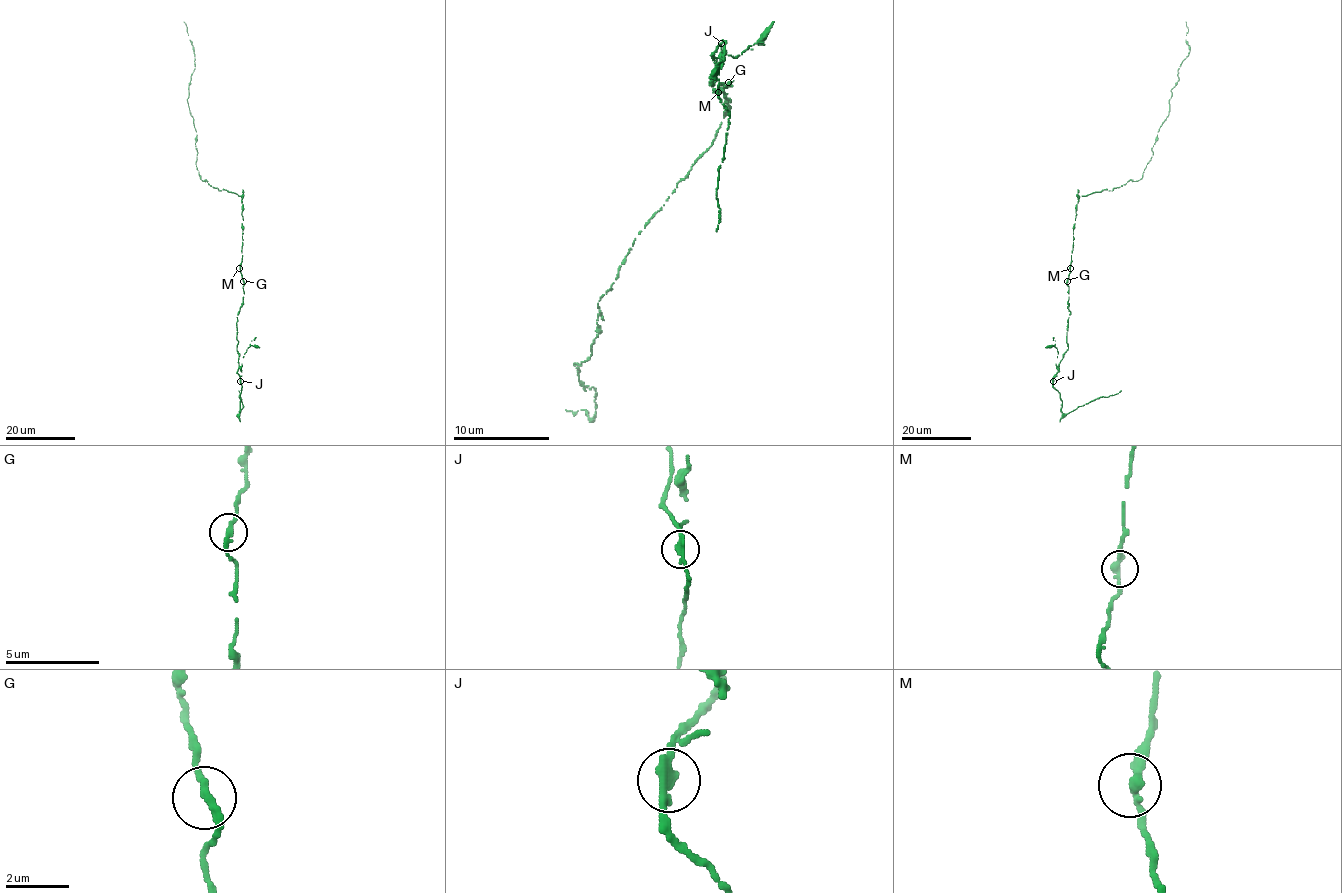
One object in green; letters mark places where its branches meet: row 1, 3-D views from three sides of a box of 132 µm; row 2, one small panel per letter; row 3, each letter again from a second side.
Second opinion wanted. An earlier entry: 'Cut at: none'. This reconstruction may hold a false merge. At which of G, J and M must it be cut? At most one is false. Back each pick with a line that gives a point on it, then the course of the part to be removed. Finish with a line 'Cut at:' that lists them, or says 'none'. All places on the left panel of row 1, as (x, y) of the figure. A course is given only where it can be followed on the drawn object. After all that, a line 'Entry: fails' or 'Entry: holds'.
J: (240, 381) | (240, 380), (245, 352), (256, 337)
Cut at: J
Entry: fails

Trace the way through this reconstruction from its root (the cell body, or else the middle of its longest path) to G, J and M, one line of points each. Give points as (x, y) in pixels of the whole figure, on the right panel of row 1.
G: (1076, 206), (1067, 281)
J: (1076, 206), (1067, 281), (1070, 312), (1066, 336), (1068, 349), (1053, 380)
M: (1076, 206), (1070, 268)

